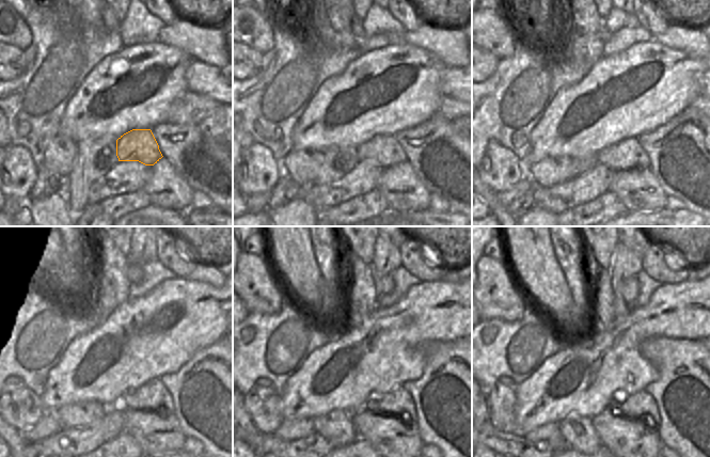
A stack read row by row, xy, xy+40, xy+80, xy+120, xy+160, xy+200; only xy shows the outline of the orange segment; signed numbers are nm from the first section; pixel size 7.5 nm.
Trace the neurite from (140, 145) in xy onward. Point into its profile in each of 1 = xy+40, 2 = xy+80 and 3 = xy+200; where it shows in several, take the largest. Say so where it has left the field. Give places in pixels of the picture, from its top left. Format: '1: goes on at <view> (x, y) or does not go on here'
1: goes on at xy+40 (384, 151)
2: goes on at xy+80 (627, 154)
3: goes on at xy+200 (641, 406)

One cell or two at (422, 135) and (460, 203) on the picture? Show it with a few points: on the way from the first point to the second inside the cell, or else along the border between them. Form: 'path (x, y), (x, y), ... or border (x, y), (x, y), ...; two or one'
path (439, 152), (456, 169), (456, 186); one

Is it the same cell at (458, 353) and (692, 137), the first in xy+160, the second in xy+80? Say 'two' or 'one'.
one

